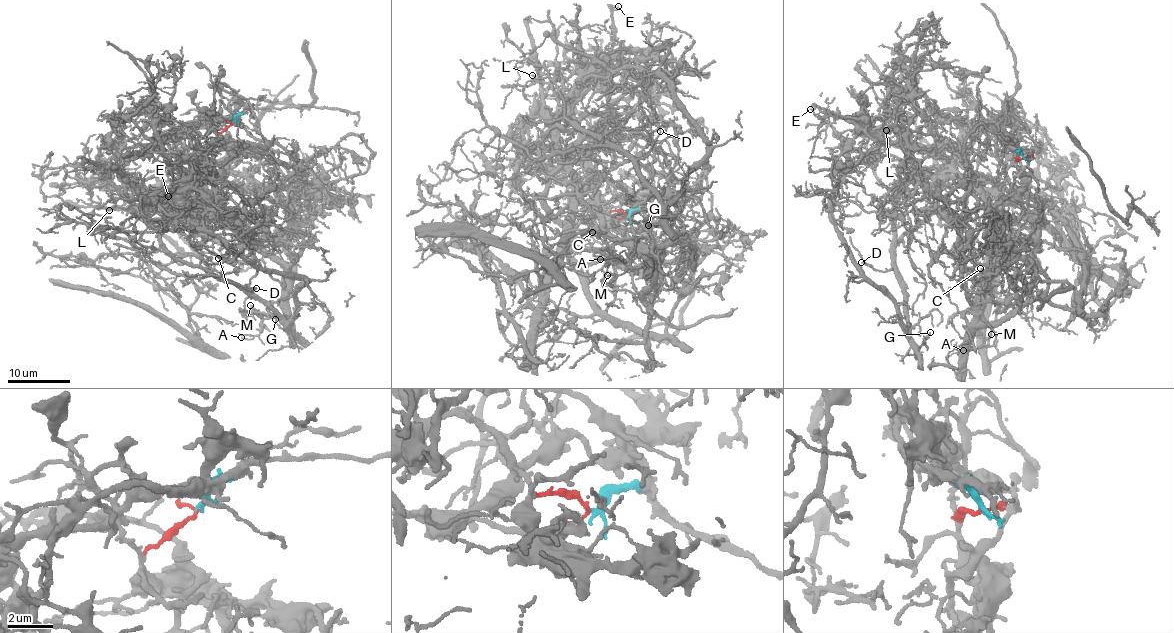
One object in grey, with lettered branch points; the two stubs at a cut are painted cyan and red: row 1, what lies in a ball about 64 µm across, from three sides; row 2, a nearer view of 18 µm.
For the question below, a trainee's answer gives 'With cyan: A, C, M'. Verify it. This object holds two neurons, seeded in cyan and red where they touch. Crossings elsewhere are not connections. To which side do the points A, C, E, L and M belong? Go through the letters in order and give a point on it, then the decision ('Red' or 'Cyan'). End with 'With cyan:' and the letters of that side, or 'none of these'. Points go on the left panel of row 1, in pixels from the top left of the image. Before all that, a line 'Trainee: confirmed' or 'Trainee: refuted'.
Trainee: confirmed
A: Place: (241, 337). Cyan
C: Place: (218, 258). Cyan
E: Place: (168, 196). Red
L: Place: (109, 210). Red
M: Place: (250, 305). Cyan
With cyan: A, C, M

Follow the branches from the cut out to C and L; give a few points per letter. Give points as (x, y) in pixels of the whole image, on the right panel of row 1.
C: (1023, 159), (1001, 131), (1010, 199), (991, 223), (979, 318), (1003, 322), (1030, 294), (995, 292), (981, 268)
L: (1023, 159), (1016, 160), (1008, 139), (1014, 148), (998, 158), (992, 189), (964, 184), (894, 126), (886, 130)

